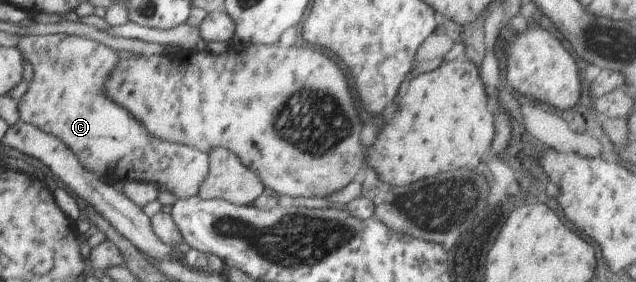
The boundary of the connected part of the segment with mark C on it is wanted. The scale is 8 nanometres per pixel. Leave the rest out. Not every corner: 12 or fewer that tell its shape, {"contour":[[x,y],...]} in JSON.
{"contour":[[24,36],[20,121],[97,176],[198,196],[210,154],[106,98],[117,50]]}

